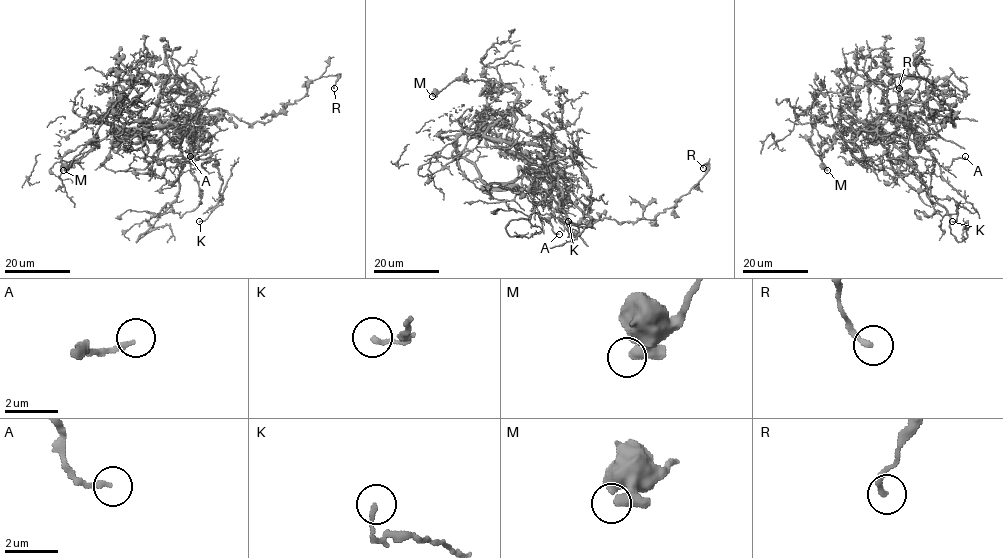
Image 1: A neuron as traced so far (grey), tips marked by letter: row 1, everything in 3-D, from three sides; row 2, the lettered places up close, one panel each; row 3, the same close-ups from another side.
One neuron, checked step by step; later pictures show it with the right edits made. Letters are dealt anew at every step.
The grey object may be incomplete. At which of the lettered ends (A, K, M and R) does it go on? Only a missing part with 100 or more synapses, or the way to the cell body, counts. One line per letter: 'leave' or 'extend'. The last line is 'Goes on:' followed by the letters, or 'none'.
A: leave
K: leave
M: leave
R: leave
Goes on: none

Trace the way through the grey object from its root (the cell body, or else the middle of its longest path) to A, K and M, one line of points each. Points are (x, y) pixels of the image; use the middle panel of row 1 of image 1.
A: (550, 156), (543, 147), (552, 152), (553, 168), (559, 174), (523, 177), (522, 187), (534, 211), (559, 234)
K: (550, 156), (543, 147), (551, 154), (545, 170), (571, 158), (591, 189), (590, 225), (568, 221)
M: (550, 156), (533, 143), (469, 129), (493, 115), (486, 82), (454, 80), (432, 96)

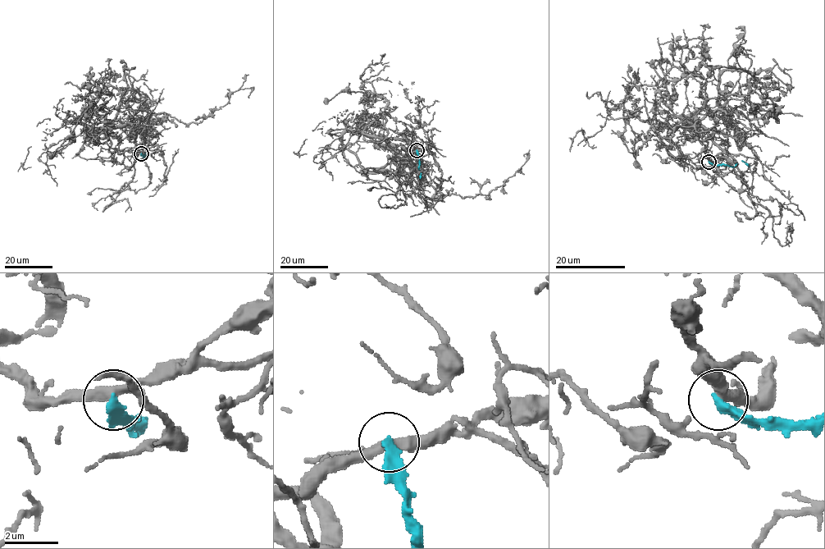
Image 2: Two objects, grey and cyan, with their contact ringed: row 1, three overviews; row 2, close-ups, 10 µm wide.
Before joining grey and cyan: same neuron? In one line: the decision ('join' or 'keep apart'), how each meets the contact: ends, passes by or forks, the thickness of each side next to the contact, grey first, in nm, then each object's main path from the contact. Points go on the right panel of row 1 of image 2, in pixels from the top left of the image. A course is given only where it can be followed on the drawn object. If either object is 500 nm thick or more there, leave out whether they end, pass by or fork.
keep apart; grey passes by; cyan ends; calibres 360 and 360 nm; course grey (708, 162), (722, 152), (699, 121), (731, 99), (773, 103), (777, 118), (750, 73), (717, 66), (718, 80); course cyan (708, 162), (734, 166), (745, 162), (749, 166)

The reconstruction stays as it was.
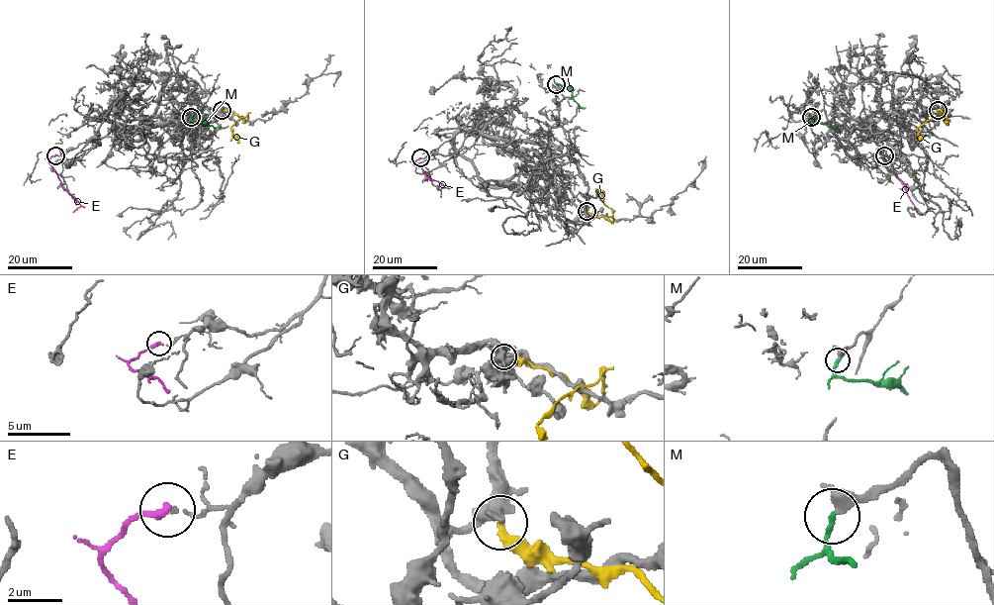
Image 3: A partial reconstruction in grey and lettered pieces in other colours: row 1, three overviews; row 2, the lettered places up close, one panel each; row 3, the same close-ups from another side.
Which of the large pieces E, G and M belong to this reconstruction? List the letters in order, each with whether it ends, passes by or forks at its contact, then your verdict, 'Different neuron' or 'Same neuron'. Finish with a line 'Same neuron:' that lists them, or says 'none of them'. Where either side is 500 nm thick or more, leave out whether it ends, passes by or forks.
E: It ends there. Different neuron
G: Different neuron
M: It ends there. Same neuron
Same neuron: M

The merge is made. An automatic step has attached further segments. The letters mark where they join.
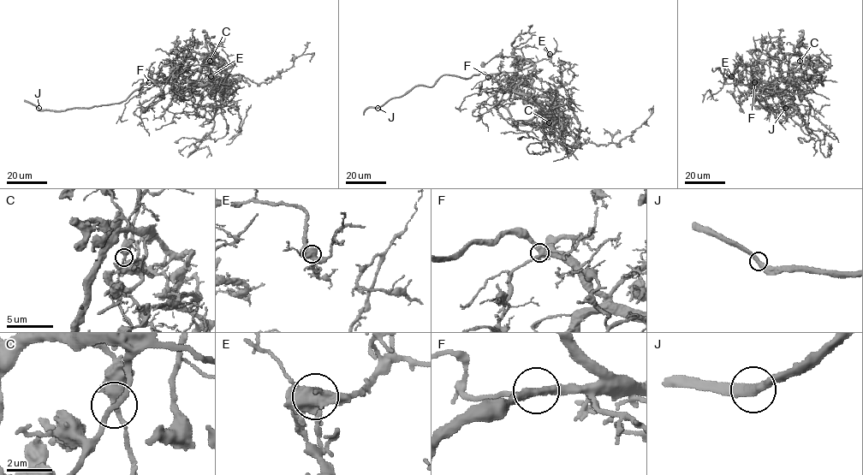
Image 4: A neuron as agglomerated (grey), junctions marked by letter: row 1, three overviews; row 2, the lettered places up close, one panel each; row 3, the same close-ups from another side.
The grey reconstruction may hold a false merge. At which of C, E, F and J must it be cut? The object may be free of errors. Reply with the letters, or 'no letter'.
no letter

